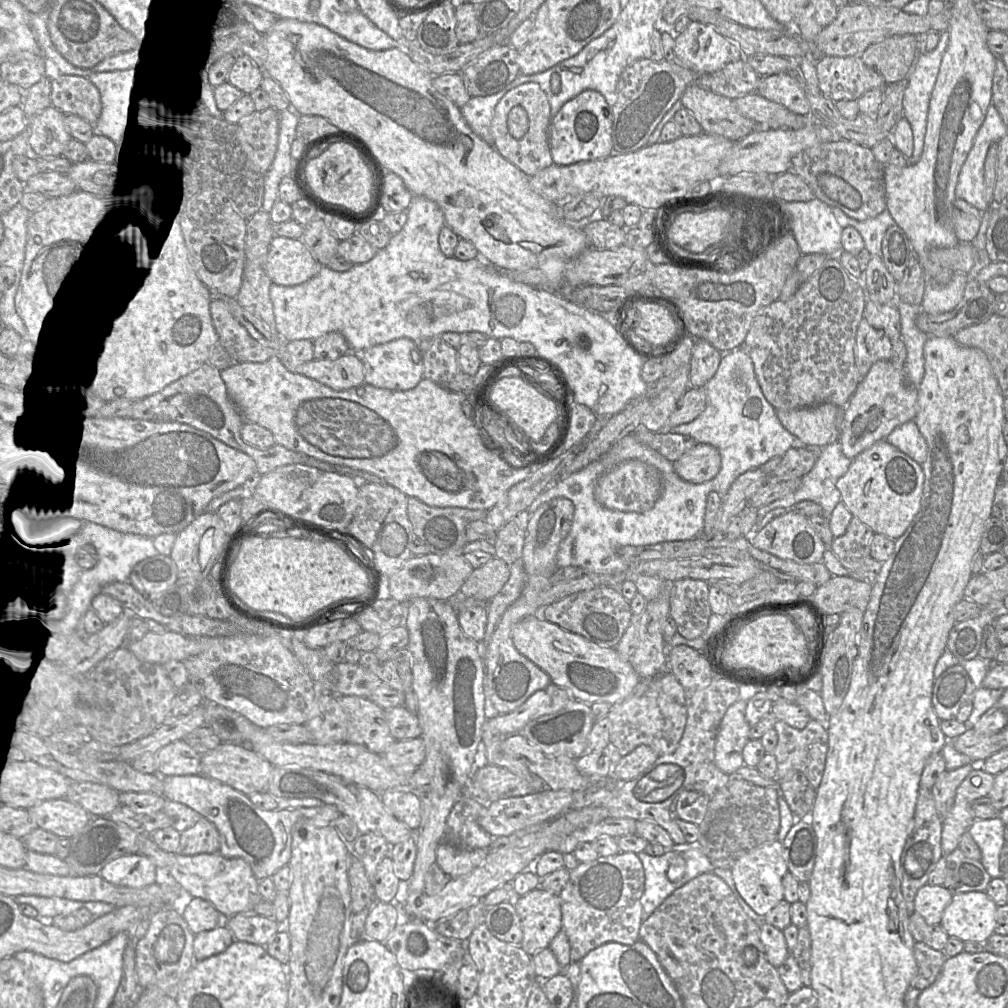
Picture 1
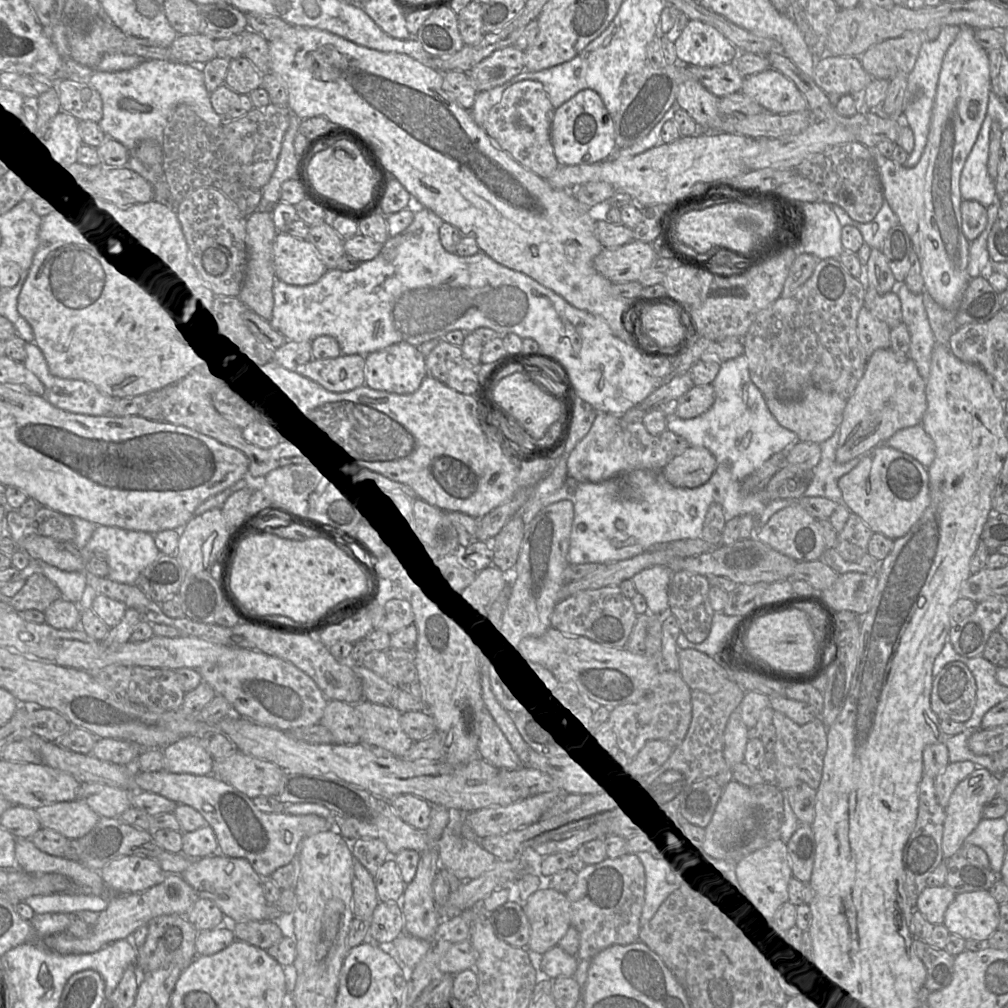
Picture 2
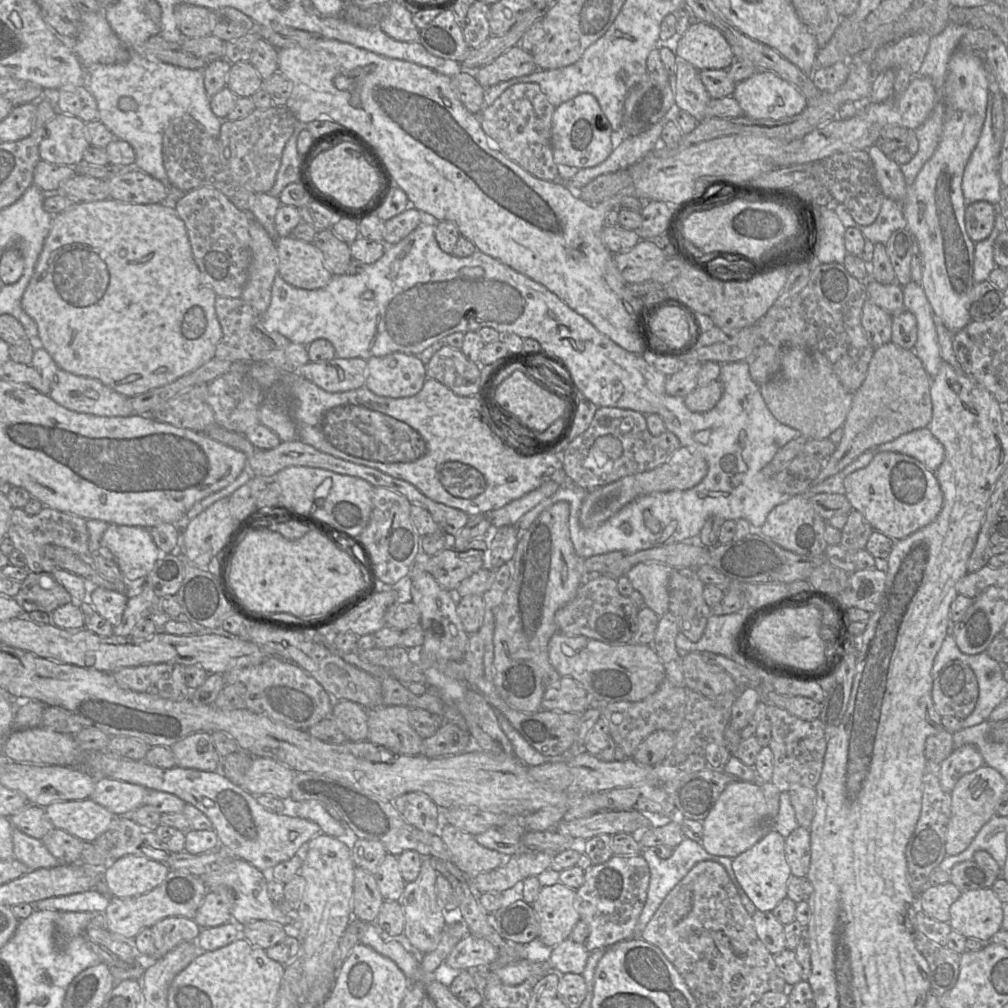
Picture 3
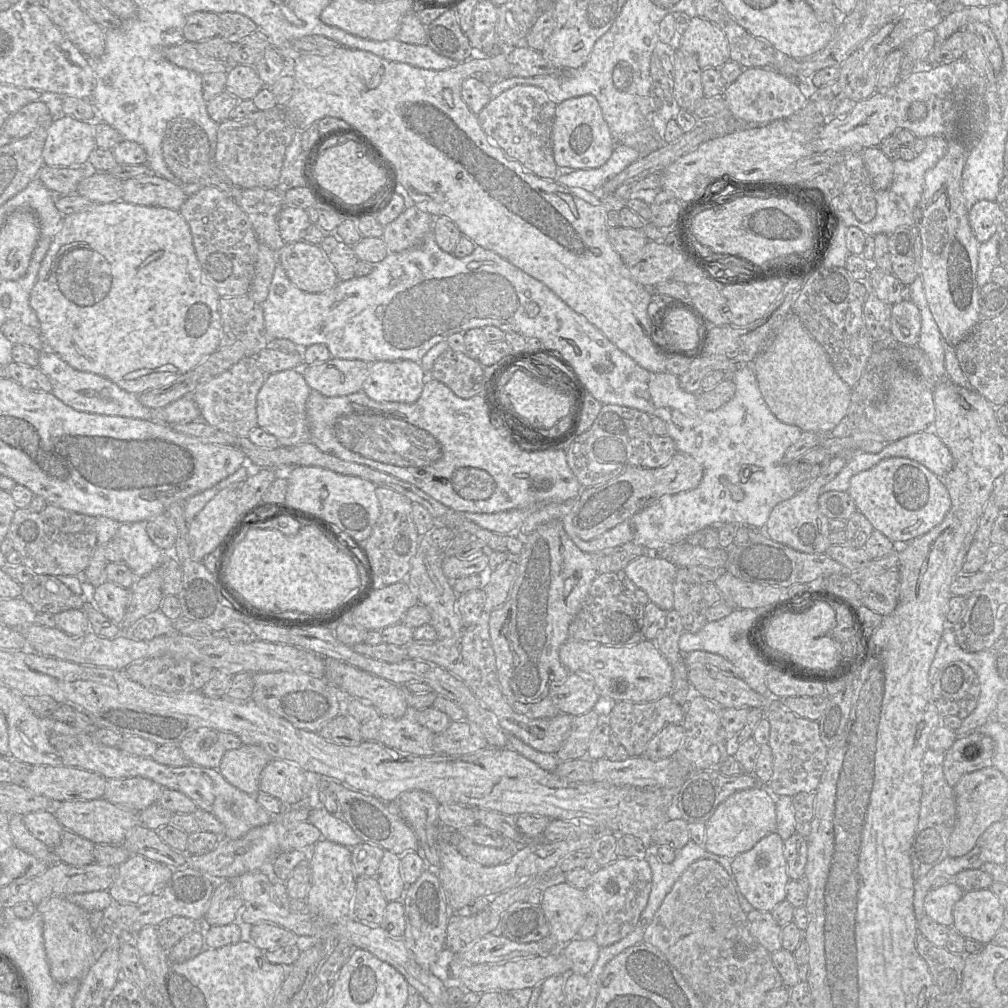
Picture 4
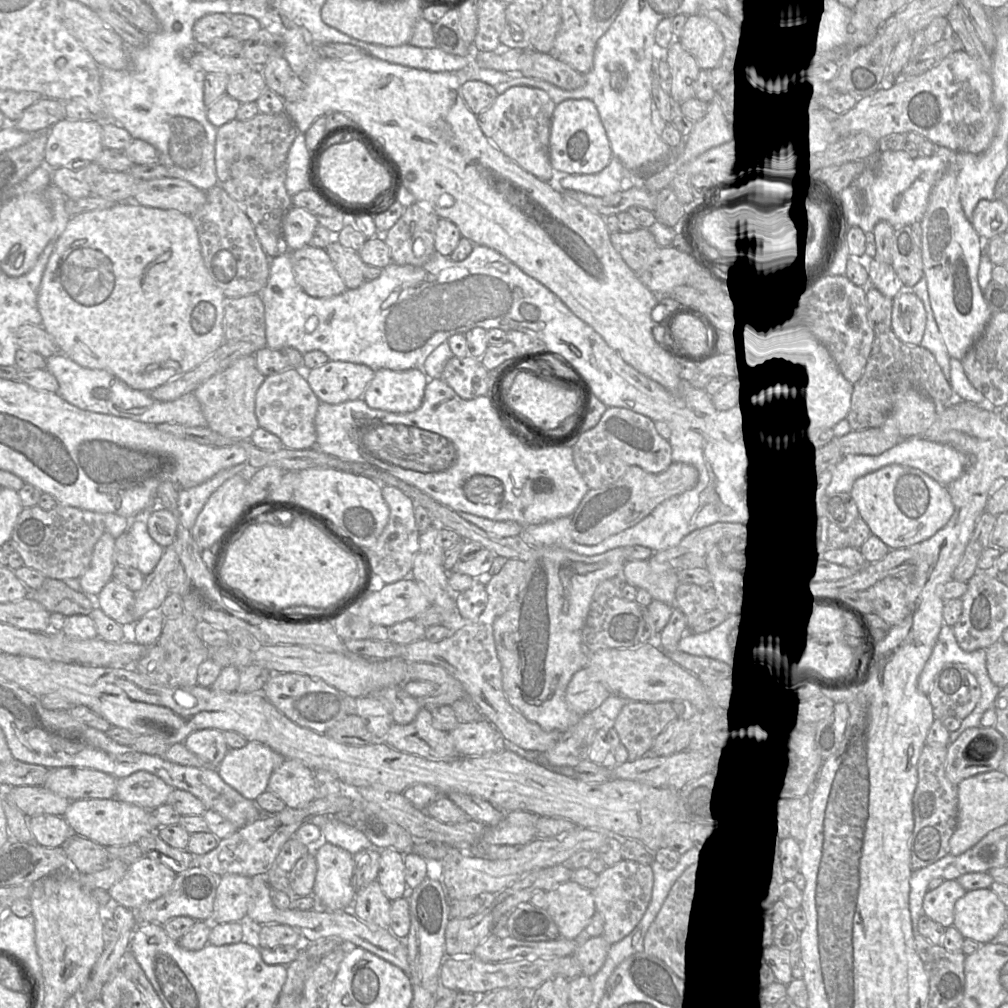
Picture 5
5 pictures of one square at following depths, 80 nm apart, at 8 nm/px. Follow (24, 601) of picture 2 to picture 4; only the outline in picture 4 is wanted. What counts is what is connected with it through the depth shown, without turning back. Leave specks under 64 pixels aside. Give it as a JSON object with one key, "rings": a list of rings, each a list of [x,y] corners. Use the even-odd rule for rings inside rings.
{"rings":[[[36,575],[22,585],[21,596],[37,613],[57,614],[82,609],[85,599],[70,590],[57,576]]]}

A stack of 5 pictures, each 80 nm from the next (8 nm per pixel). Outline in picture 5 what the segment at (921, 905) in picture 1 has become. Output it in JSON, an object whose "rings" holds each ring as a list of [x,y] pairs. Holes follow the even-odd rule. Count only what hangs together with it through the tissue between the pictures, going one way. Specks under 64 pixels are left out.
{"rings":[[[944,881],[937,889],[928,891],[923,900],[923,912],[944,928],[954,925],[954,908],[966,890],[956,881]]]}

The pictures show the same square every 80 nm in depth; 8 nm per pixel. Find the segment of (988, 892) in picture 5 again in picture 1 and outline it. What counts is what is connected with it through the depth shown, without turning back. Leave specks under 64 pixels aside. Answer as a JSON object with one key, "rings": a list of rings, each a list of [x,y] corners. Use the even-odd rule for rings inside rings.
{"rings":[[[985,891],[955,894],[943,911],[940,925],[950,937],[957,937],[963,942],[985,942],[995,931],[997,905]]]}

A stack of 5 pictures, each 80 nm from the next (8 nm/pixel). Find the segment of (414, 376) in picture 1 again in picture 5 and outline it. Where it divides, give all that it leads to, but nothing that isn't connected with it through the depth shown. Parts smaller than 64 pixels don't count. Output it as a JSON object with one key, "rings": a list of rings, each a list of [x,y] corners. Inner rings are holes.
{"rings":[[[421,368],[404,371],[380,369],[375,371],[362,399],[373,409],[392,413],[411,413],[421,406],[427,383],[428,377]]]}

